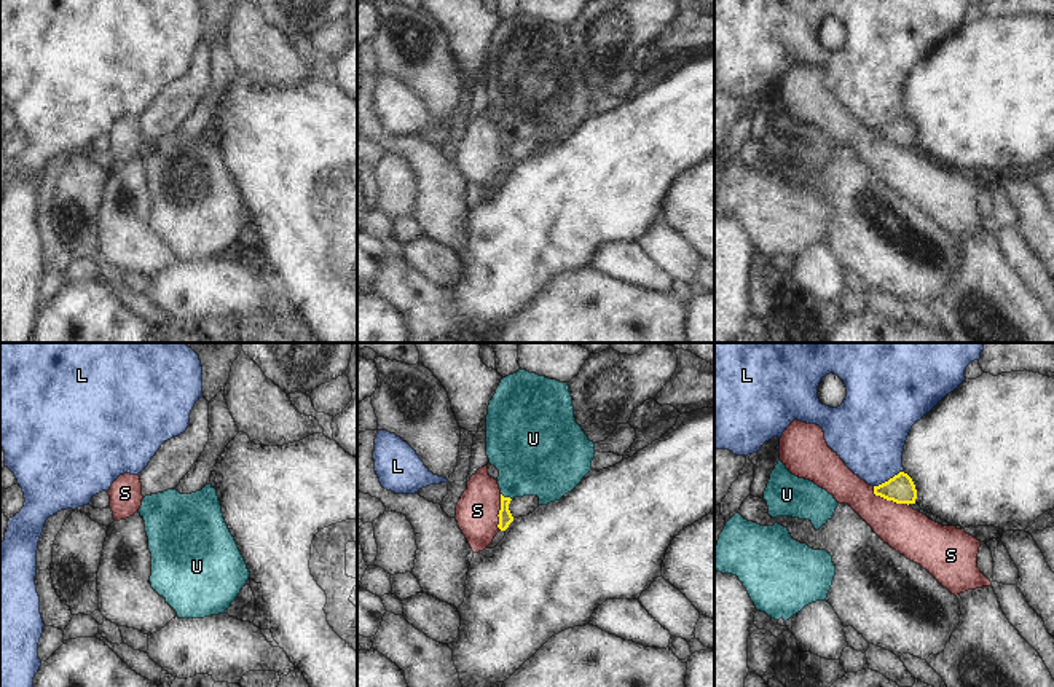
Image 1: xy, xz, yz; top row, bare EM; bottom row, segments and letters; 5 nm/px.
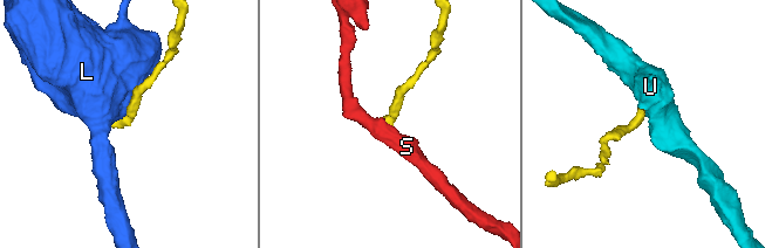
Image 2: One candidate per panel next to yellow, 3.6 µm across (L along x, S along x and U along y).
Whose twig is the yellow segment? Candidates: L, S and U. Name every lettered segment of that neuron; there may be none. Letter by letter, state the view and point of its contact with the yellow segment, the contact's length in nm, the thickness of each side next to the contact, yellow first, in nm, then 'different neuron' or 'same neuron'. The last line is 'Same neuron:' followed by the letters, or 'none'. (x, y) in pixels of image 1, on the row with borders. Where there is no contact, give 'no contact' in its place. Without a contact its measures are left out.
L: meets yellow in yz at (890, 478); contact 170 nm long; 140 nm thick on the yellow side, 360 nm on the other; different neuron
S: meets yellow in yz at (888, 499); contact 200 nm long; 140 nm thick on the yellow side, 220 nm on the other; different neuron
U: meets yellow in xz at (506, 498); contact 70 nm long; 70 nm thick on the yellow side, 380 nm on the other; same neuron
Same neuron: U

